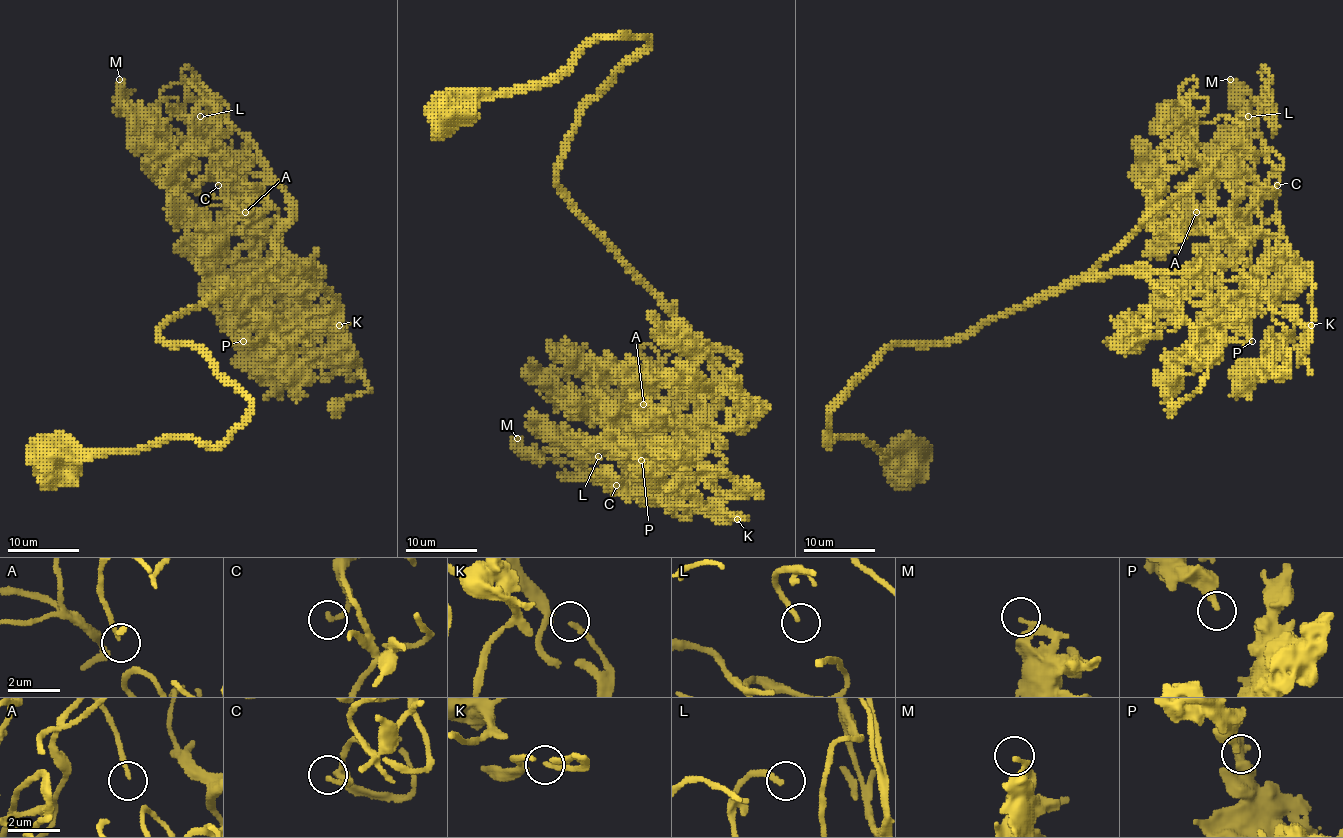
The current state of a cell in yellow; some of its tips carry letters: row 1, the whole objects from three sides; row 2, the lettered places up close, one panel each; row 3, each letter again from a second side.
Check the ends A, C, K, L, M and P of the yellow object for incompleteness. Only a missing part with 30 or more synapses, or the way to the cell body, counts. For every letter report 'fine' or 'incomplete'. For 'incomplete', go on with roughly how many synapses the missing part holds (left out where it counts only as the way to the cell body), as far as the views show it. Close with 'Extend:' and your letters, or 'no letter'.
A: fine
C: incomplete; about 60 synapses
K: fine
L: fine
M: fine
P: fine
Extend: C

